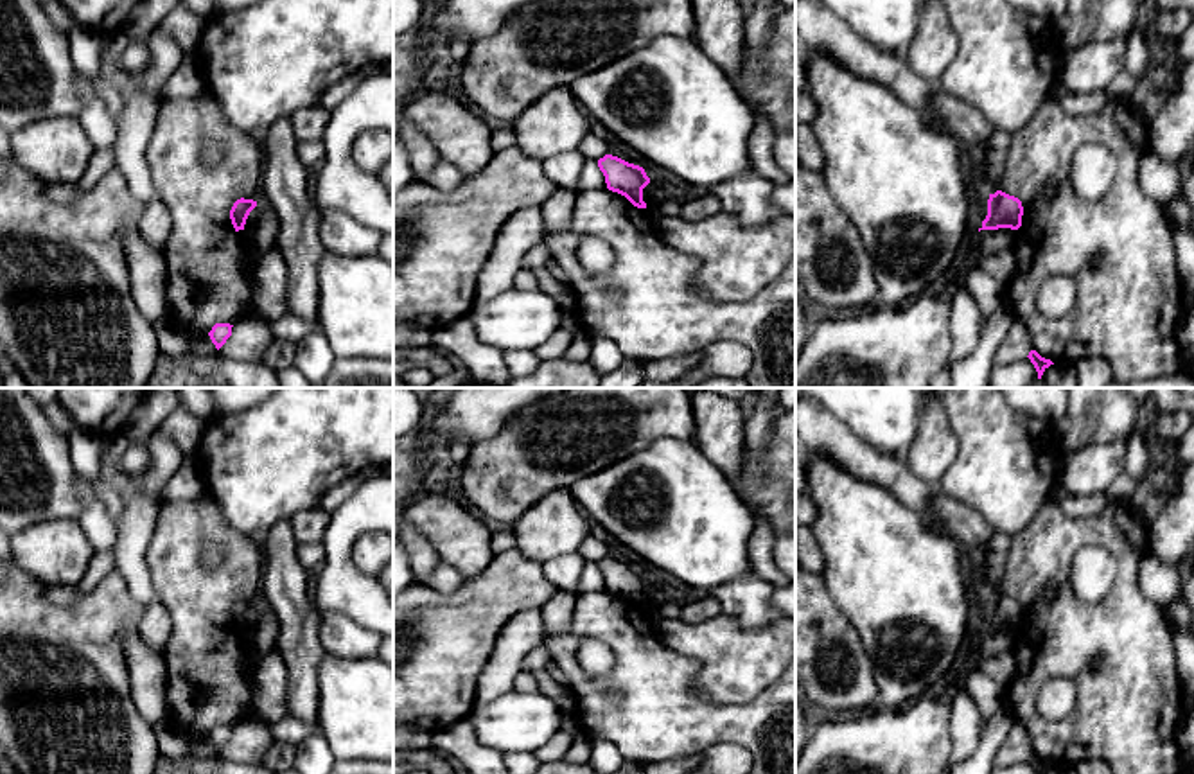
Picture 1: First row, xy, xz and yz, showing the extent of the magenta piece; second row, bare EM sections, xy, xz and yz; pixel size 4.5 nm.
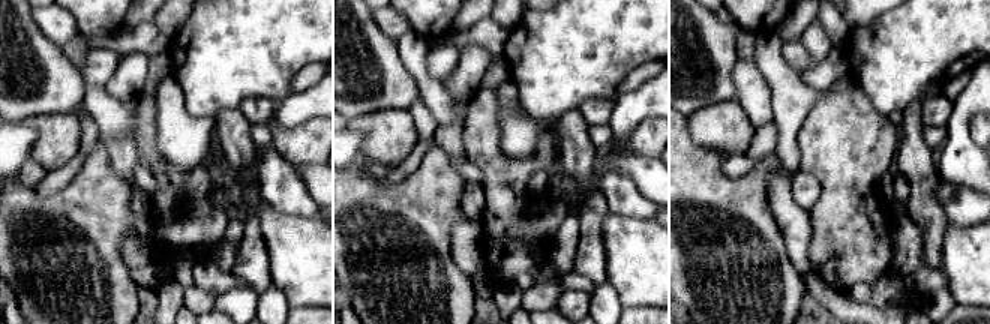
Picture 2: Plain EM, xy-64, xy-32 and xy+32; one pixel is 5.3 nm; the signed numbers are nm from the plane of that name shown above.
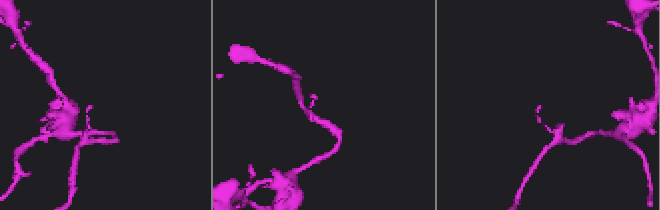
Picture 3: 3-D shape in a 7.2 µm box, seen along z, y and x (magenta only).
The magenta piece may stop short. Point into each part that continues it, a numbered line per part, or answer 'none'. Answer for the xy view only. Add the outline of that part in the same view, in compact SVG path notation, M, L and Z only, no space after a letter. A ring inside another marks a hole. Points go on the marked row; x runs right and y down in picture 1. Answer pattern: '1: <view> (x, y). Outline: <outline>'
none

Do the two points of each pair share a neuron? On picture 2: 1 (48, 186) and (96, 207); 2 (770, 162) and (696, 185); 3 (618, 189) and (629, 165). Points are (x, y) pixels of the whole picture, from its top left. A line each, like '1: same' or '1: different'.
1: different
2: same
3: different

